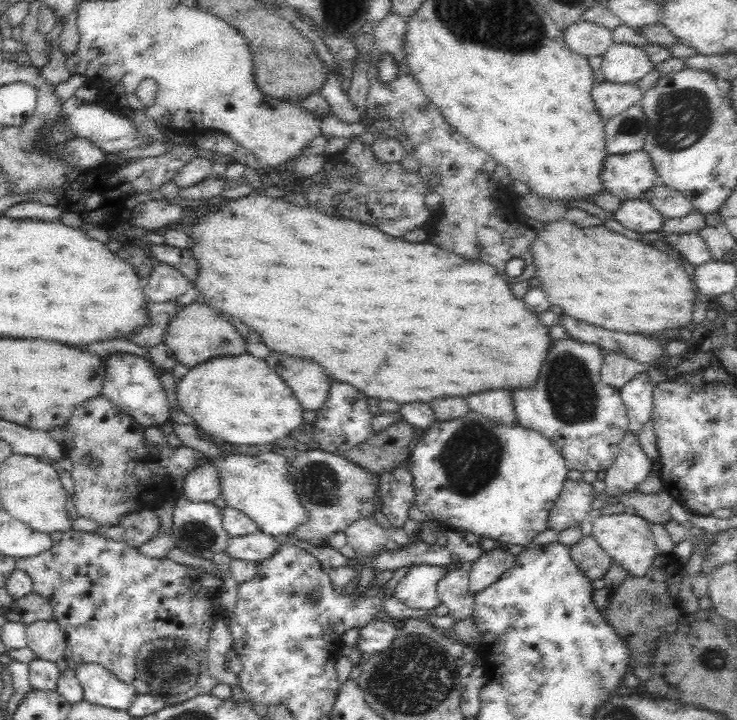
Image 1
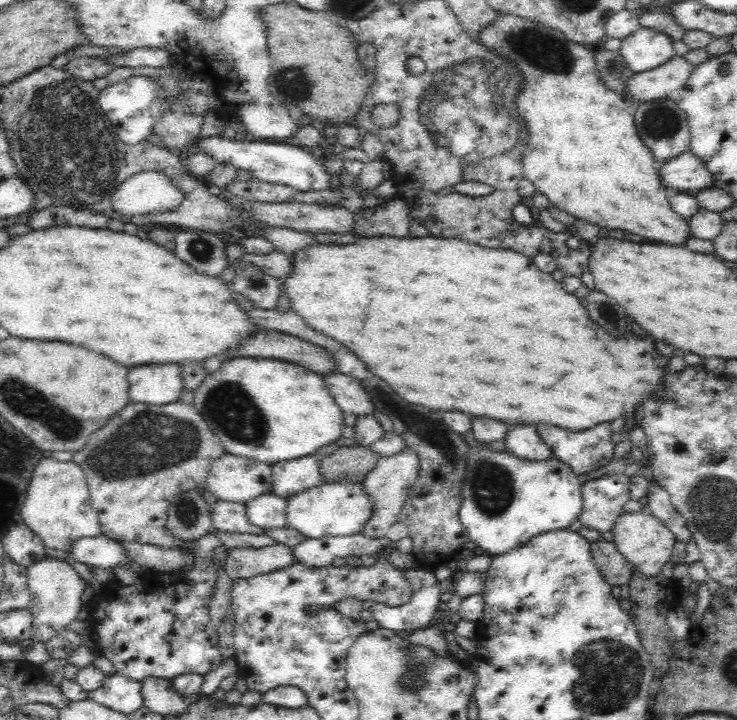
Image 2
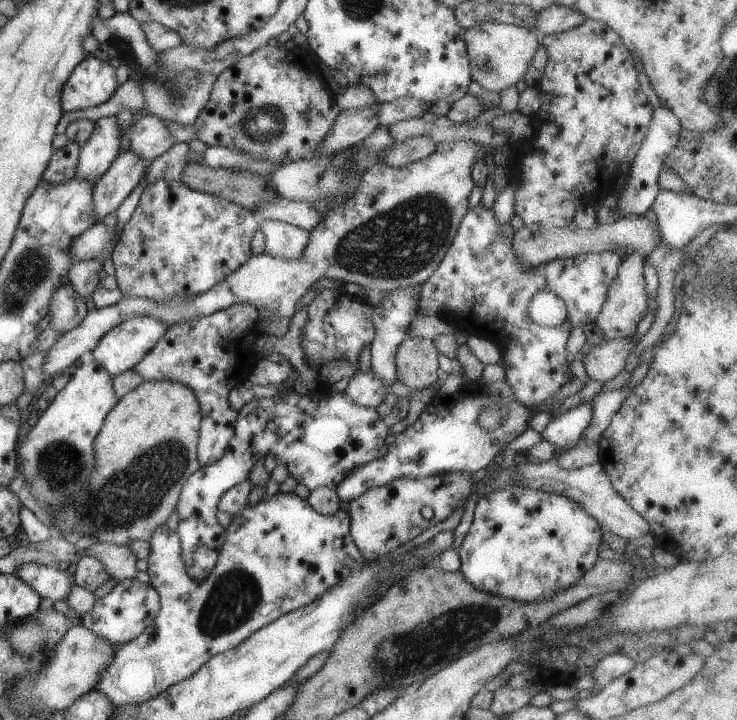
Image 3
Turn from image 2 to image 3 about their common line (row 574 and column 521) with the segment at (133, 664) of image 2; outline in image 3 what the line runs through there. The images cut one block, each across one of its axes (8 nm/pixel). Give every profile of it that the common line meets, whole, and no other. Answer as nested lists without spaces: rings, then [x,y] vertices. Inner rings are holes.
[[[586,18],[579,26],[560,33],[549,33],[541,41],[546,50],[547,59],[542,79],[536,86],[540,105],[536,112],[529,116],[533,136],[529,136],[529,140],[521,145],[517,143],[509,145],[511,155],[507,158],[506,165],[509,172],[508,181],[509,183],[514,182],[514,214],[522,220],[523,226],[527,227],[532,233],[540,233],[557,227],[565,229],[567,224],[571,222],[573,212],[577,210],[577,207],[590,205],[592,200],[600,201],[600,199],[610,194],[619,166],[628,167],[629,172],[629,166],[635,158],[635,153],[642,138],[646,135],[652,115],[652,108],[647,103],[647,98],[641,91],[639,83],[637,83],[632,54],[625,48],[619,35],[615,34],[606,24]]]

